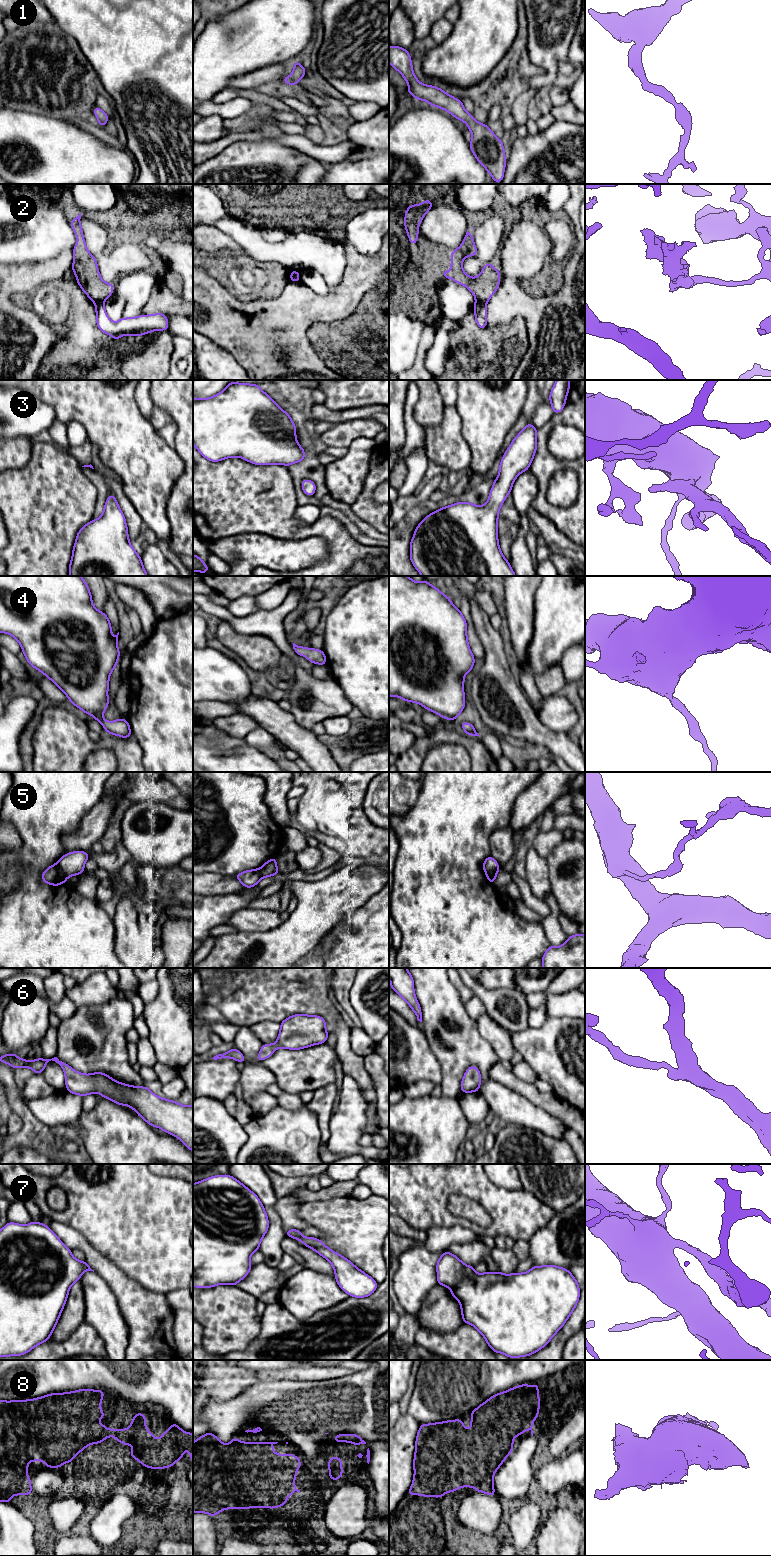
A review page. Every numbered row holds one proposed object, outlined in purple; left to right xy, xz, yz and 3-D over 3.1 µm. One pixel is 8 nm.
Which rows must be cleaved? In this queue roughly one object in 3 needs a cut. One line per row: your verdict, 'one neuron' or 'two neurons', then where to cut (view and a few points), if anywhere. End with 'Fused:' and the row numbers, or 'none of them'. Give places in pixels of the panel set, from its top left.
1: one neuron; no cut
2: two neurons; cut in yz along (476, 300), (484, 304)
3: one neuron; no cut
4: one neuron; no cut
5: two neurons; cut in yz along (499, 867), (486, 874)
6: one neuron; no cut
7: one neuron; no cut
8: one neuron; no cut
Fused: 2, 5

